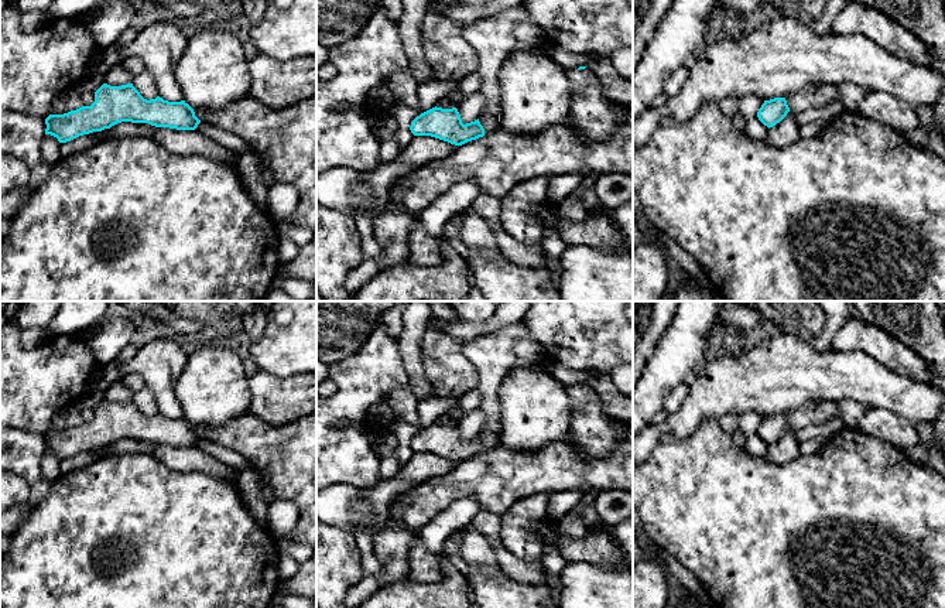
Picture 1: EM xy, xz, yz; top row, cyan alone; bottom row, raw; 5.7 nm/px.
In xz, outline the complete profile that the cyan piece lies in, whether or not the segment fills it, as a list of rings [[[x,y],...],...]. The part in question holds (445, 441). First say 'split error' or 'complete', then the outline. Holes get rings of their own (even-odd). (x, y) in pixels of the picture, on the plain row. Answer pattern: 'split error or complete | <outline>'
complete | [[[432,424],[417,433],[410,443],[414,452],[431,452],[455,462],[485,452],[485,445],[479,435],[463,441],[456,424],[442,426]]]

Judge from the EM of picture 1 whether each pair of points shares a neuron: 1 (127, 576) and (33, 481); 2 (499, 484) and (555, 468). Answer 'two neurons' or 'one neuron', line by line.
1: two neurons
2: one neuron

